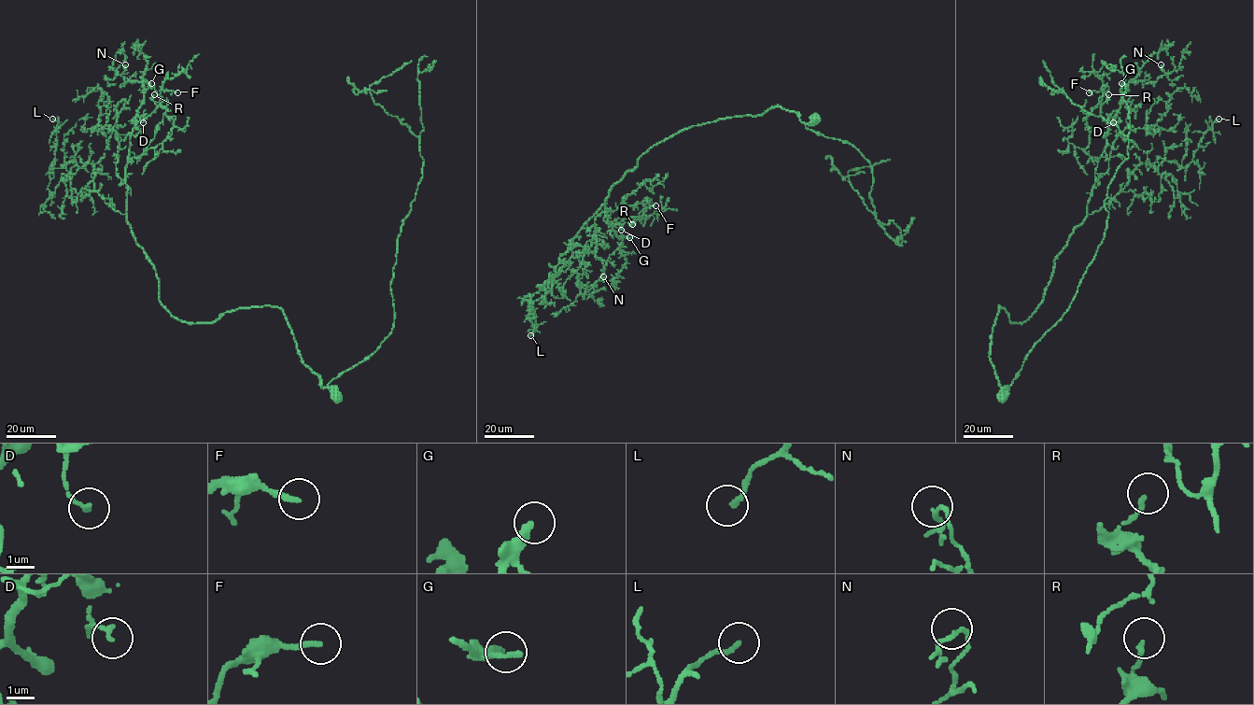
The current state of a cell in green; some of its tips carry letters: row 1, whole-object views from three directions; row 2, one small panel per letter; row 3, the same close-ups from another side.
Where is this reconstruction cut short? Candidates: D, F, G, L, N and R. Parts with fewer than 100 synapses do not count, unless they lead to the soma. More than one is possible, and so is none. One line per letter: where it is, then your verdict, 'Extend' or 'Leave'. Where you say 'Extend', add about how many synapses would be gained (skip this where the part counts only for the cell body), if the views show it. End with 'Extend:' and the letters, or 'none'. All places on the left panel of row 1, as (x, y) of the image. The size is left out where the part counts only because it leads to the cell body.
D: Place: (143, 122). Leave
F: Place: (177, 92). Leave
G: Place: (151, 83). Extend. Roughly 160 synapses
L: Place: (52, 119). Leave
N: Place: (125, 64). Leave
R: Place: (154, 94). Leave
Extend: G

